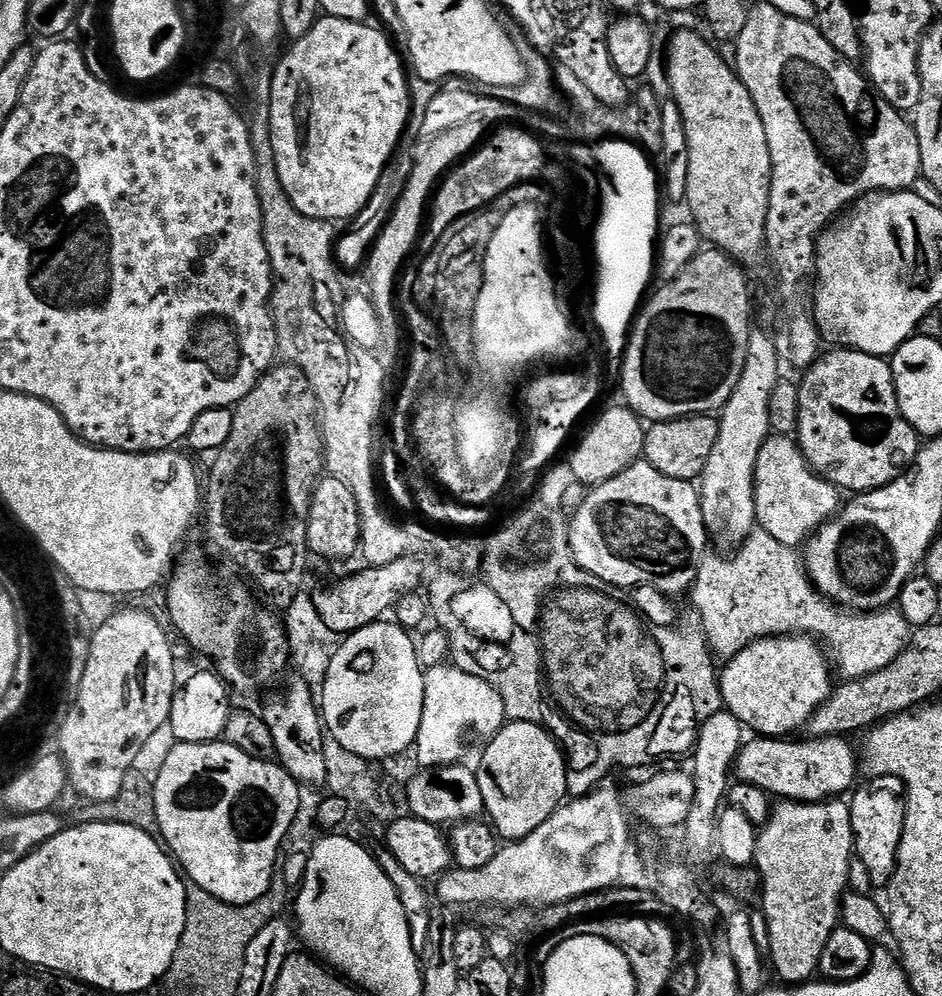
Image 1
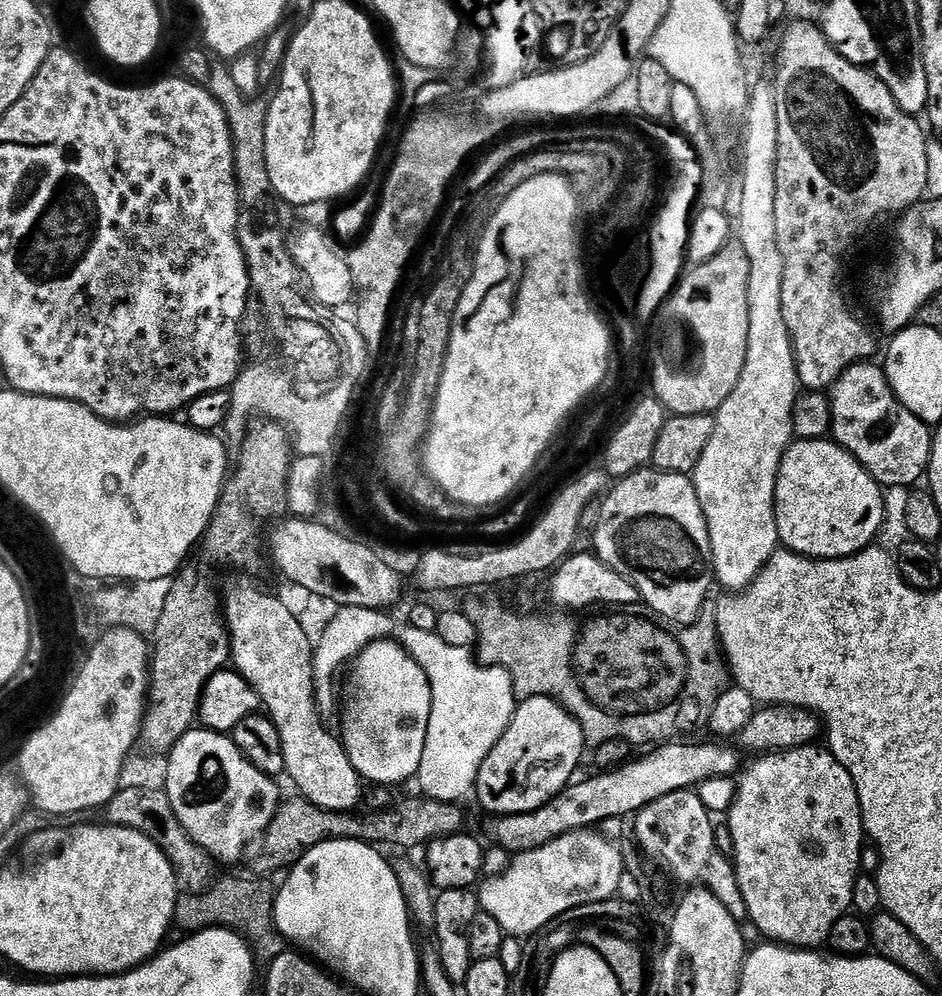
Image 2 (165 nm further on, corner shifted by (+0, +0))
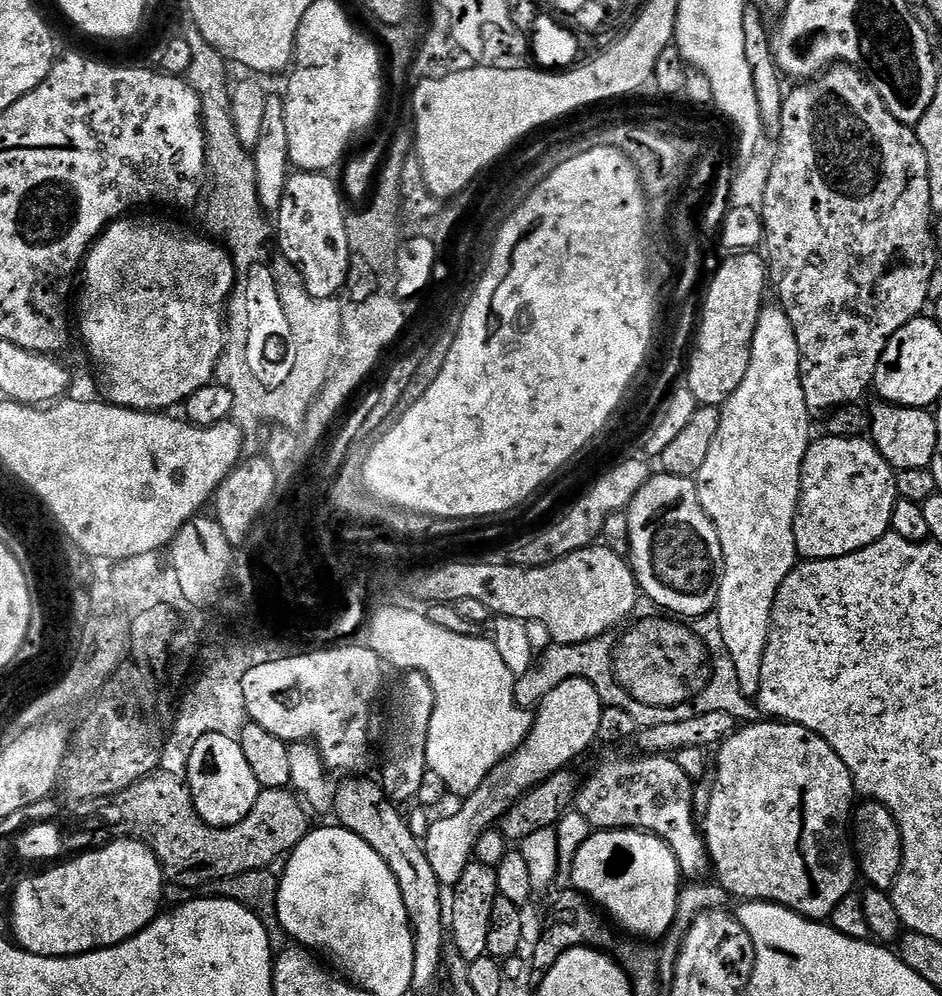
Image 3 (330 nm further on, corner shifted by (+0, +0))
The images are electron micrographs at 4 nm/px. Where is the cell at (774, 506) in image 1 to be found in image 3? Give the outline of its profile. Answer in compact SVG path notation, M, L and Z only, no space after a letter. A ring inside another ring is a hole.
M825 435L813 439L808 445L800 471L800 501L794 518L797 557L804 560L842 558L878 542L878 538L887 536L891 529L897 499L896 472L888 465L886 458L882 458L871 439L847 440Z

